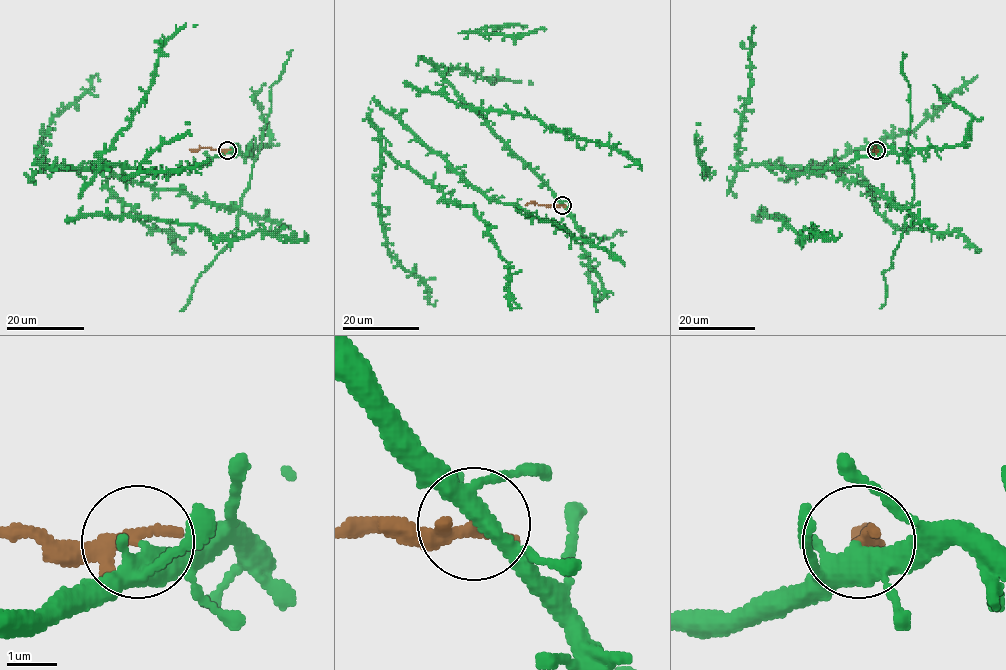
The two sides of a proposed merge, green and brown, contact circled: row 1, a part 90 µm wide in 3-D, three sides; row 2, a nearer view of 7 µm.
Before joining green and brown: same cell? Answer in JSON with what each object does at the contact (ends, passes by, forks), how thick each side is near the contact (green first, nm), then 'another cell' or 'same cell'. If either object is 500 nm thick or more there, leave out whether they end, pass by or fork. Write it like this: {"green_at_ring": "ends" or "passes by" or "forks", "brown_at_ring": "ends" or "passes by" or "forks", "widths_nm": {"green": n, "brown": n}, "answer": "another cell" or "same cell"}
{"green_at_ring": "forks", "brown_at_ring": "ends", "widths_nm": {"green": 320, "brown": 340}, "answer": "another cell"}

